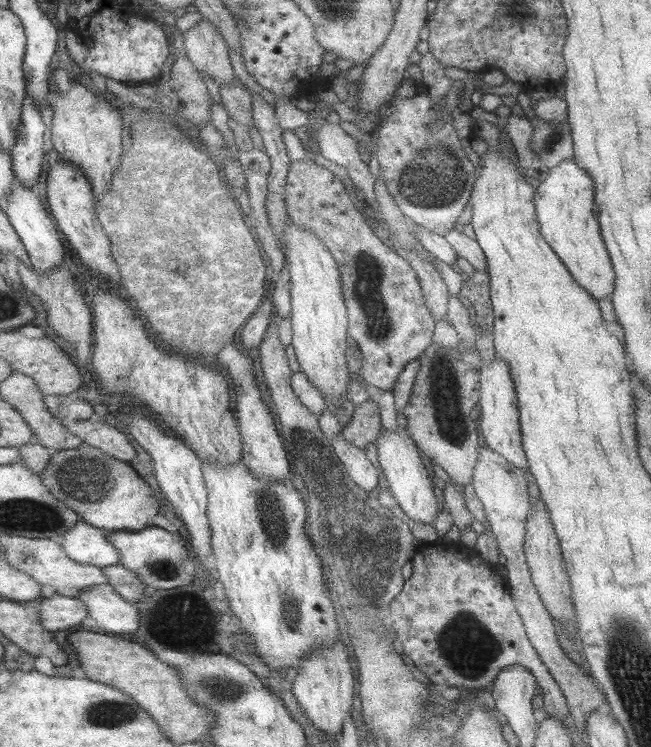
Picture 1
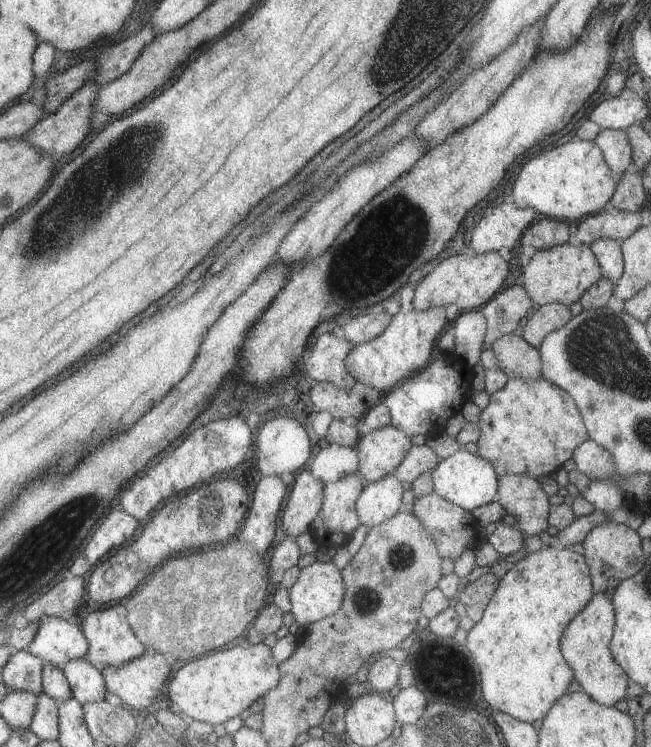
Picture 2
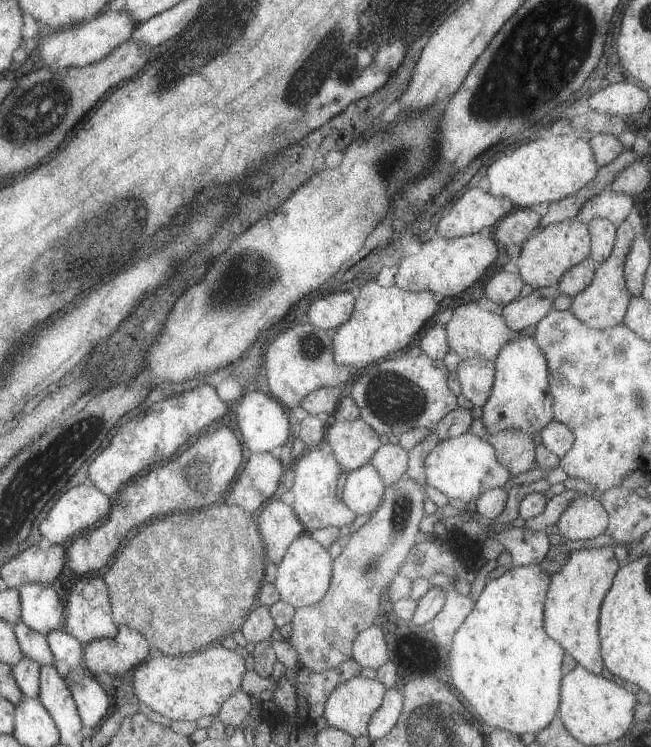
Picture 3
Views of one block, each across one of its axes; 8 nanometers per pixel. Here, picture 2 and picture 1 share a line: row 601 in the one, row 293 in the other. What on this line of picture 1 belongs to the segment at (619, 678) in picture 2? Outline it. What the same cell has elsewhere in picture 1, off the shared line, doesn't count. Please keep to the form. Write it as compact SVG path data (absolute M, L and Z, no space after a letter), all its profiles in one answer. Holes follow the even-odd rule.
M574 159L565 160L552 167L543 181L536 183L534 204L542 236L568 267L573 280L598 302L613 293L615 272L594 214L594 190L592 177L578 167Z

